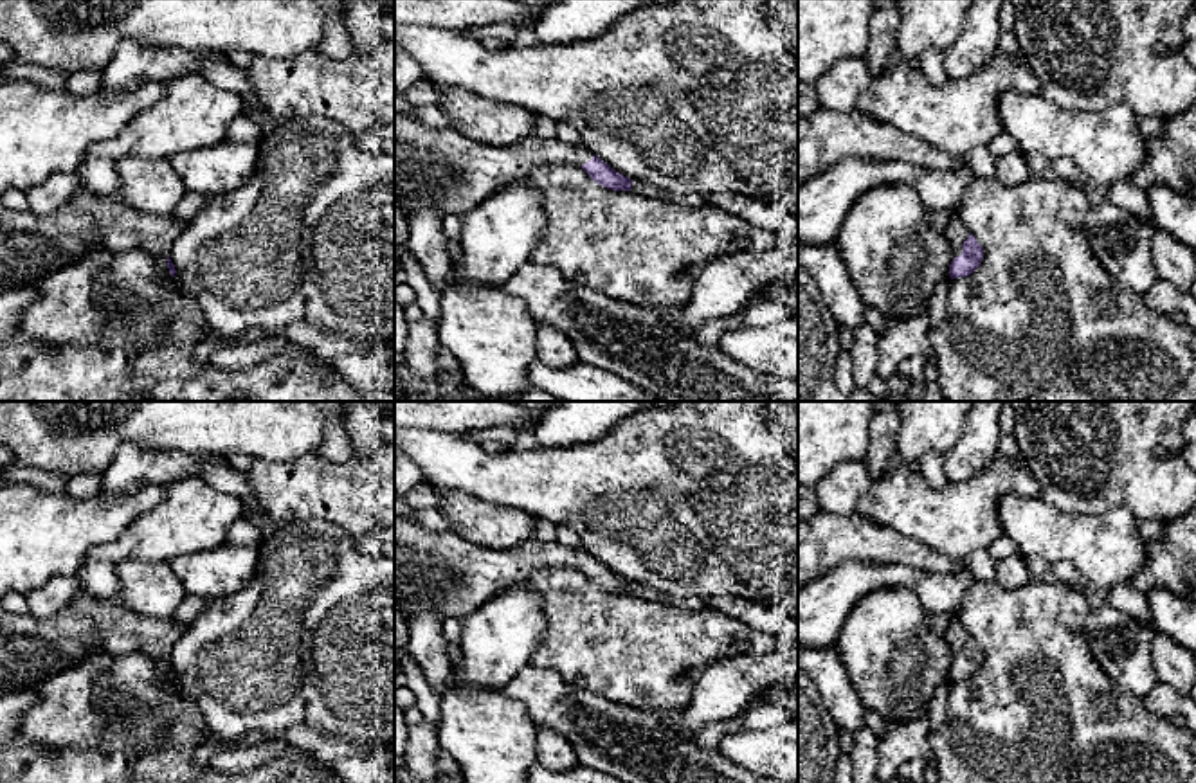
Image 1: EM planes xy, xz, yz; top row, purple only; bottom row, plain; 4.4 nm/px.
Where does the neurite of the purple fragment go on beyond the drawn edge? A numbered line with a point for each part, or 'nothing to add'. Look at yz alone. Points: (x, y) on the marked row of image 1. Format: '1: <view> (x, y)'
1: yz (955, 231)

